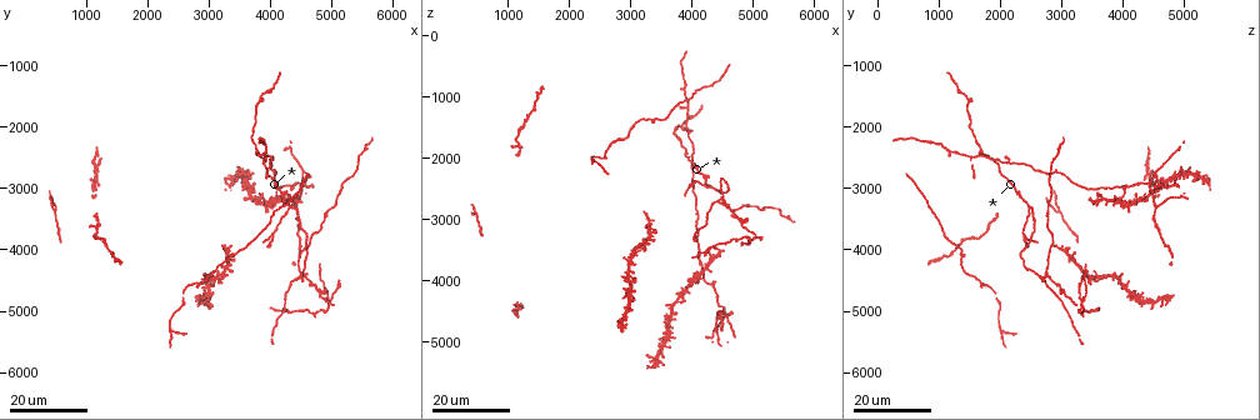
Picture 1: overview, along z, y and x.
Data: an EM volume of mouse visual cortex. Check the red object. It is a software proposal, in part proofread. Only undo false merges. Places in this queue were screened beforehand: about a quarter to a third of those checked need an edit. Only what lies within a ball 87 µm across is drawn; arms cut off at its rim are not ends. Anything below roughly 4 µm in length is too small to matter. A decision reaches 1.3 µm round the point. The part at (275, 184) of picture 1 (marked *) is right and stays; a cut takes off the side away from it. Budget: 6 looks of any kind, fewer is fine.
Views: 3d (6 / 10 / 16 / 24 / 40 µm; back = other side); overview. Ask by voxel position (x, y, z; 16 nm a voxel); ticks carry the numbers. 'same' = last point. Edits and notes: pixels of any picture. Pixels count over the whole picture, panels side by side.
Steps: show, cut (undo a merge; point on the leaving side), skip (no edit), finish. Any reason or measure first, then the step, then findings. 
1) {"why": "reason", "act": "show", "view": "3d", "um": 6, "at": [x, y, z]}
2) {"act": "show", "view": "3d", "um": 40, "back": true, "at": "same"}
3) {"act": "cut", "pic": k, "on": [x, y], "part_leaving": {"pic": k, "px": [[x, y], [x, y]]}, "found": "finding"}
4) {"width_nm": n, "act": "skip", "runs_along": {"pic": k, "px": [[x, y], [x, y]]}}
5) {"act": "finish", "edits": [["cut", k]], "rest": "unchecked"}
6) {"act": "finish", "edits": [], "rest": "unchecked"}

{"why": "a fork", "act": "show", "view": "3d", "um": 24, "at": [4350, 3350, 2500]}

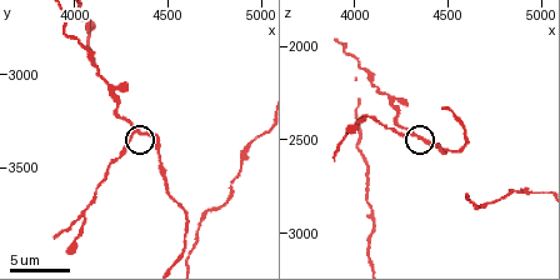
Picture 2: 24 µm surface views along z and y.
{"act": "show", "view": "3d", "um": 6, "at": [4320, 3300, 2480]}

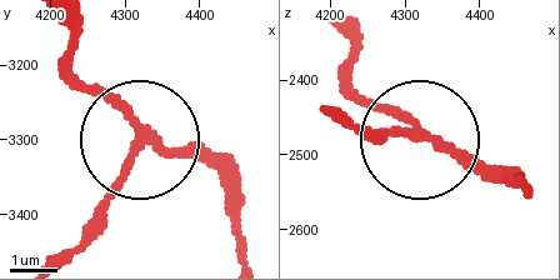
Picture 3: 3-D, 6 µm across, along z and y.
{"act": "cut", "pic": 3, "on": [113, 190], "part_leaving": {"pic": 3, "px": [[139, 138], [131, 169], [68, 253]]}, "found": "a second cell is stuck on"}

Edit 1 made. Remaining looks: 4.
{"why": "four-way junction", "act": "show", "view": "3d", "um": 24, "at": [4550, 4400, 2750]}

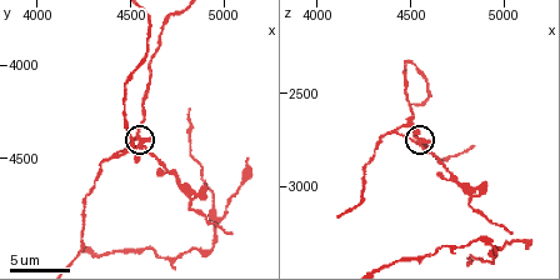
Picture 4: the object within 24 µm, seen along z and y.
{"act": "show", "view": "3d", "um": 10, "at": [4560, 4400, 2740]}

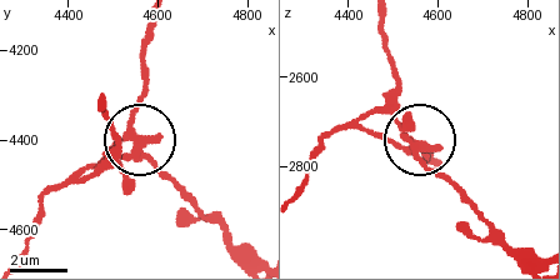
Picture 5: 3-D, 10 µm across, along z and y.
{"act": "show", "view": "3d", "um": 10, "back": true, "at": [4560, 4410, 2765]}

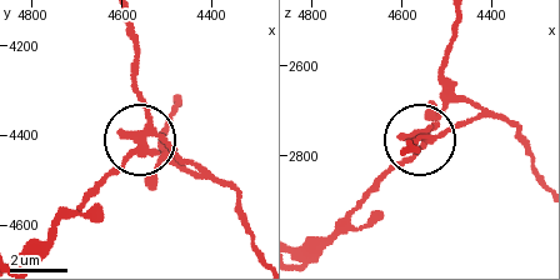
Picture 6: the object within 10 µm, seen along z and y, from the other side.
{"arms": 4, "act": "cut", "pic": 6, "on": [124, 168], "found": "a second cell is stuck on"}

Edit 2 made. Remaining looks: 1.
{"act": "finish", "edits": [["cut", 3], ["cut", 6]], "rest": "unchecked"}

